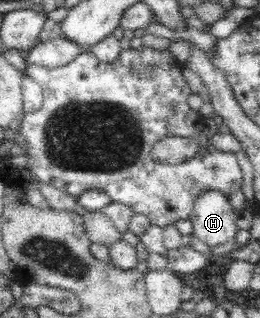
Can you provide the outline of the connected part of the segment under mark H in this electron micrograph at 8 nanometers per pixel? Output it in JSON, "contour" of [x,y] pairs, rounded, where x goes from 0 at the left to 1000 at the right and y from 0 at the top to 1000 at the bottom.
{"contour":[[[850,604],[773,607],[731,676],[746,755],[769,755],[808,783],[904,758],[915,714],[896,657],[877,619]]]}

